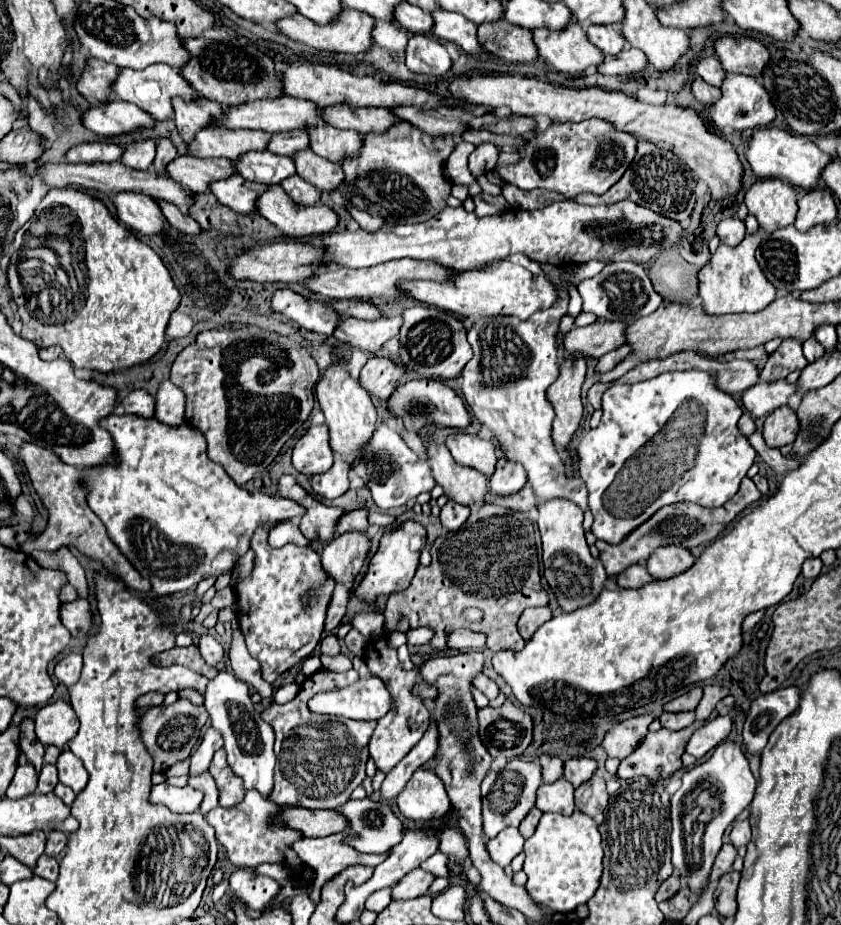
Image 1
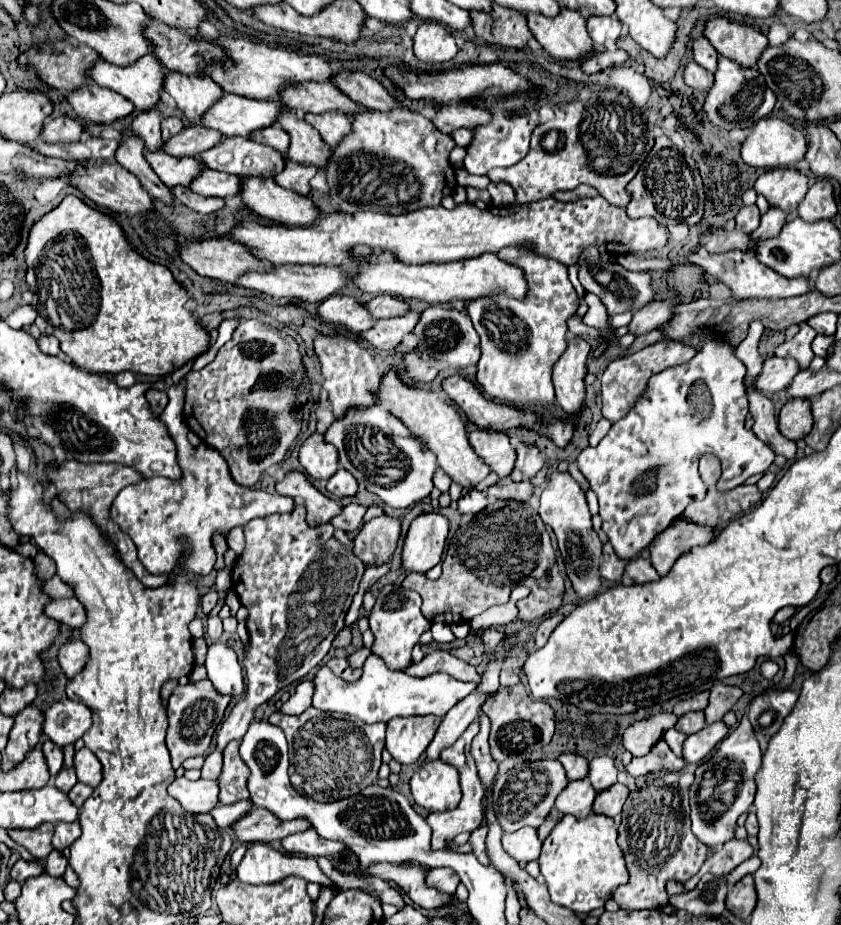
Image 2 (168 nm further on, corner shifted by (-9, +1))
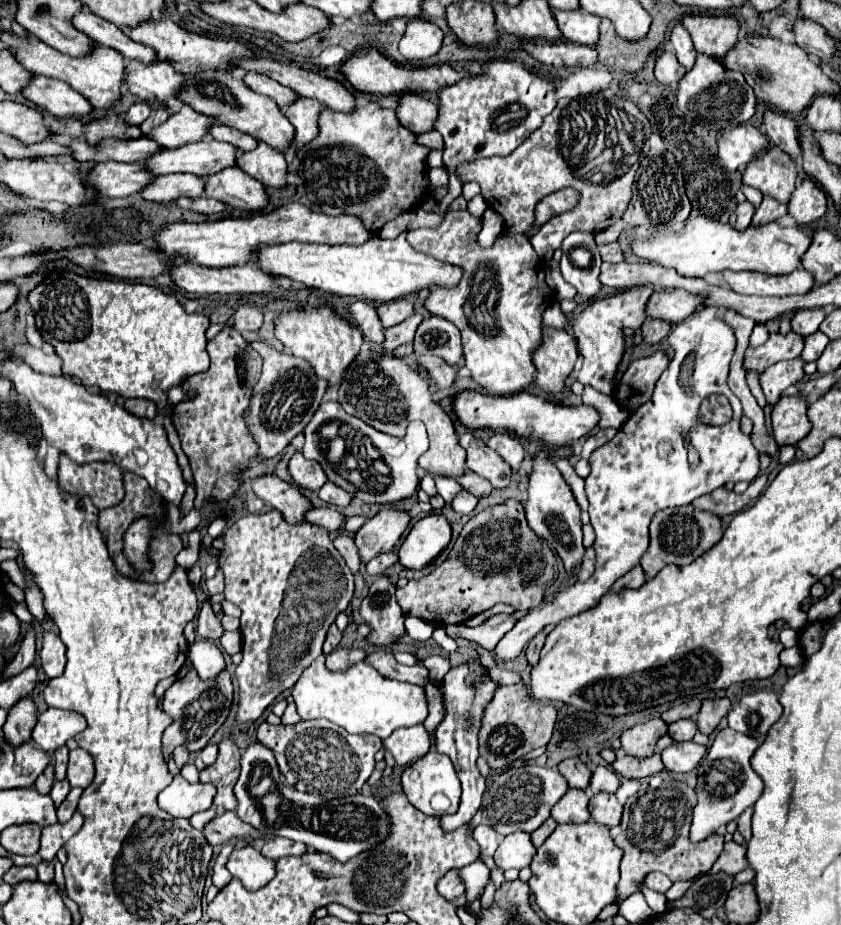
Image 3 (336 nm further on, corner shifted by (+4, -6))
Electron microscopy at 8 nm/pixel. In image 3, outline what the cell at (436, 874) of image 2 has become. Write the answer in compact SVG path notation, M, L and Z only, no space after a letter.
M456 869L448 871L444 875L444 879L440 879L440 883L438 883L438 891L440 891L440 895L444 895L450 901L460 897L464 893L464 883L460 879L460 873Z

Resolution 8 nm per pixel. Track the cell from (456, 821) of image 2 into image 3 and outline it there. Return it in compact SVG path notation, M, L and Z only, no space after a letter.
M478 661L452 667L440 685L442 703L446 707L446 713L438 725L438 753L444 753L452 759L456 773L462 781L460 809L454 815L442 815L440 817L442 827L448 831L454 831L456 827L462 827L464 823L470 823L470 819L476 815L476 811L482 805L482 795L486 791L486 779L480 775L480 771L476 767L478 731L482 727L482 715L484 715L488 703L492 701L496 689L498 689L498 683L492 681L492 677L486 673L484 665Z

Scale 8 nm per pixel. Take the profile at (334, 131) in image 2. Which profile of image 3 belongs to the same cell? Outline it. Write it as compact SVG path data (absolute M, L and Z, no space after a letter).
M298 97L294 103L290 103L288 107L284 107L284 115L286 119L294 125L294 141L296 143L308 143L310 139L316 137L316 119L320 113L322 105L316 99L308 99L308 97Z

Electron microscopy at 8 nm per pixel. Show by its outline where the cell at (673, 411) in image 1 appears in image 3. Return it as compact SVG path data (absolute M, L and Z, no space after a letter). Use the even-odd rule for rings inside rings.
M704 305L672 329L668 343L674 349L674 357L662 379L656 383L652 399L630 415L620 431L590 457L592 473L586 477L586 495L590 501L590 523L596 531L594 575L584 583L564 587L554 601L536 607L520 619L512 633L504 635L504 639L496 645L494 653L498 661L514 661L524 645L528 645L528 641L534 639L546 625L556 625L562 619L596 607L614 581L640 563L640 557L648 549L648 525L656 511L664 507L690 505L696 497L726 483L752 483L756 479L760 471L758 451L750 437L740 429L742 405L726 385L728 365L736 347L734 329L724 323L718 307ZM712 393L728 397L734 409L730 423L720 427L698 423L698 407ZM686 431L692 433L692 445L700 453L700 463L696 467L690 467L686 459Z

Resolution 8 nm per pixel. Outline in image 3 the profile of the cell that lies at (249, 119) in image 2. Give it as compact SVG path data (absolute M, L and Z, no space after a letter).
M184 105L178 113L172 113L162 125L150 131L150 139L154 139L160 147L180 147L184 143L200 141L206 131L208 123L214 123L212 117L198 115L188 105Z

